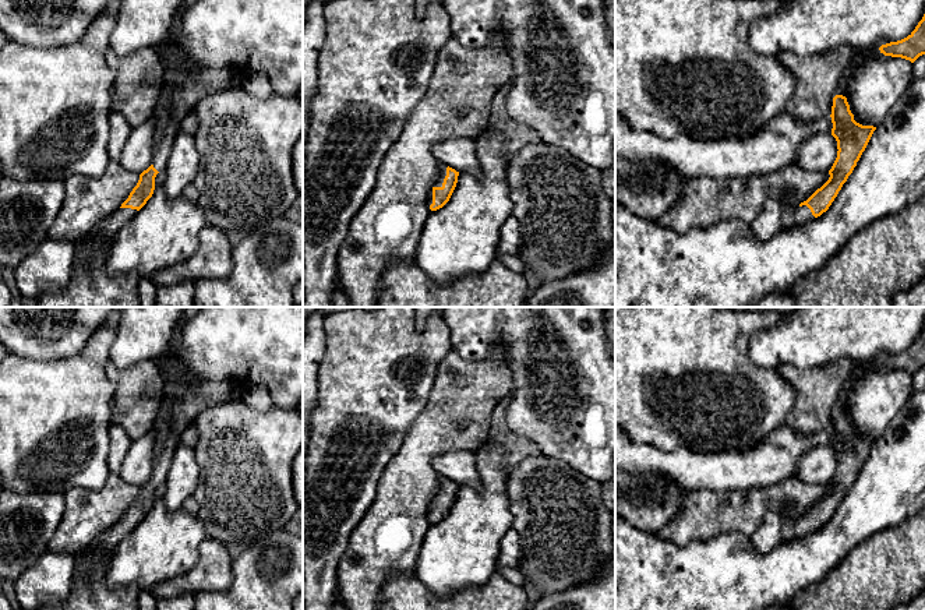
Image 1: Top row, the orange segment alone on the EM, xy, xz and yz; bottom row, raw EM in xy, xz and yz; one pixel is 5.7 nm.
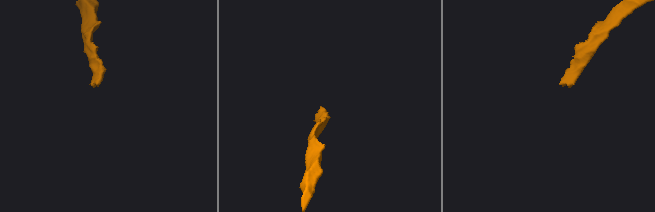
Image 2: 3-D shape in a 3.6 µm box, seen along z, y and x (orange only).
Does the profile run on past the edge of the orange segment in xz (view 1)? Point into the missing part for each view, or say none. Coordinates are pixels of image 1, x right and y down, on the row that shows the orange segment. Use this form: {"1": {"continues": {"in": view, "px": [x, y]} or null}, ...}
{"1": {"continues": {"in": "xz", "px": [442, 172]}}}

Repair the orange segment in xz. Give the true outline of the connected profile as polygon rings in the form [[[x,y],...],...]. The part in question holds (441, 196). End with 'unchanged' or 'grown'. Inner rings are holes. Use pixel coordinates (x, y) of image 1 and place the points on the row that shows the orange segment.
[[[441,163],[439,177],[428,194],[427,204],[431,211],[437,211],[442,208],[449,201],[456,187],[458,176],[459,176],[459,172]]]; grown

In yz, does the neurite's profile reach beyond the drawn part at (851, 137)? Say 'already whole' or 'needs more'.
needs more

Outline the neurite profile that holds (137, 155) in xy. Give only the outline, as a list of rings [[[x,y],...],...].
[[[146,121],[131,130],[120,158],[120,165],[126,170],[141,174],[153,161],[155,152],[155,127]]]

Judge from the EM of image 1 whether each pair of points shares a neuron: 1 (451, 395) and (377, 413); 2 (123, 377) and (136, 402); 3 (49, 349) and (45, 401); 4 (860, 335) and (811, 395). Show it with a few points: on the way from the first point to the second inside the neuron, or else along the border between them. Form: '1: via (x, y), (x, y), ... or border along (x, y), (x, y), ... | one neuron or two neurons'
1: border along (435, 369), (427, 402), (409, 429) | two neurons
2: via (129, 383), (136, 390), (136, 397) | one neuron
3: border along (80, 352), (48, 360), (29, 360), (16, 355) | two neurons
4: border along (862, 366), (847, 358), (837, 358), (811, 369) | two neurons

